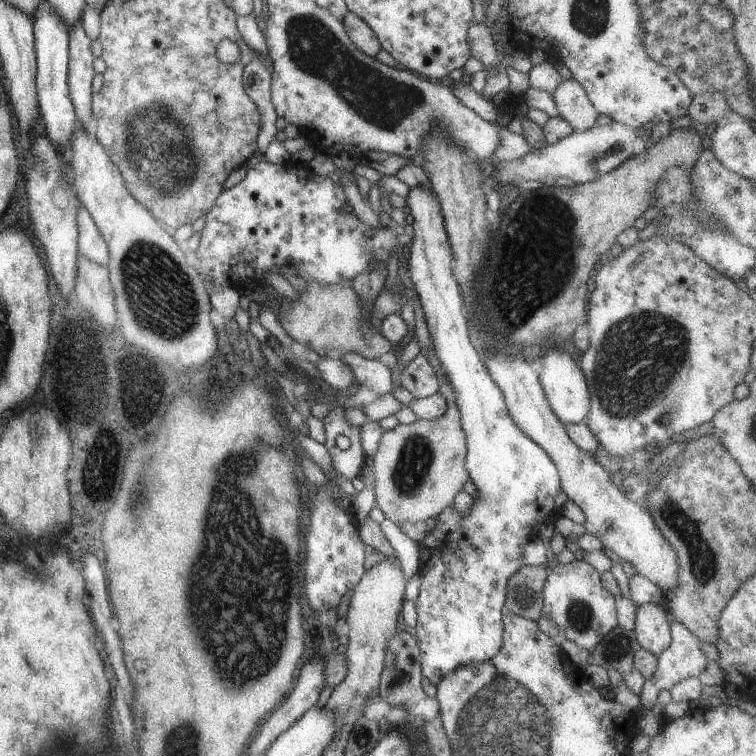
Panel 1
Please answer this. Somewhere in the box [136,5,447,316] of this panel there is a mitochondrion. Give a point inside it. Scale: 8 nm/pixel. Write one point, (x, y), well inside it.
(314, 48)

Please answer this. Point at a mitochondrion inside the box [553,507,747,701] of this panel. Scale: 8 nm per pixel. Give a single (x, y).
(579, 613)

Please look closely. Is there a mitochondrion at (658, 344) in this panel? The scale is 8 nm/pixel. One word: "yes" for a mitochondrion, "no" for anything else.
yes

